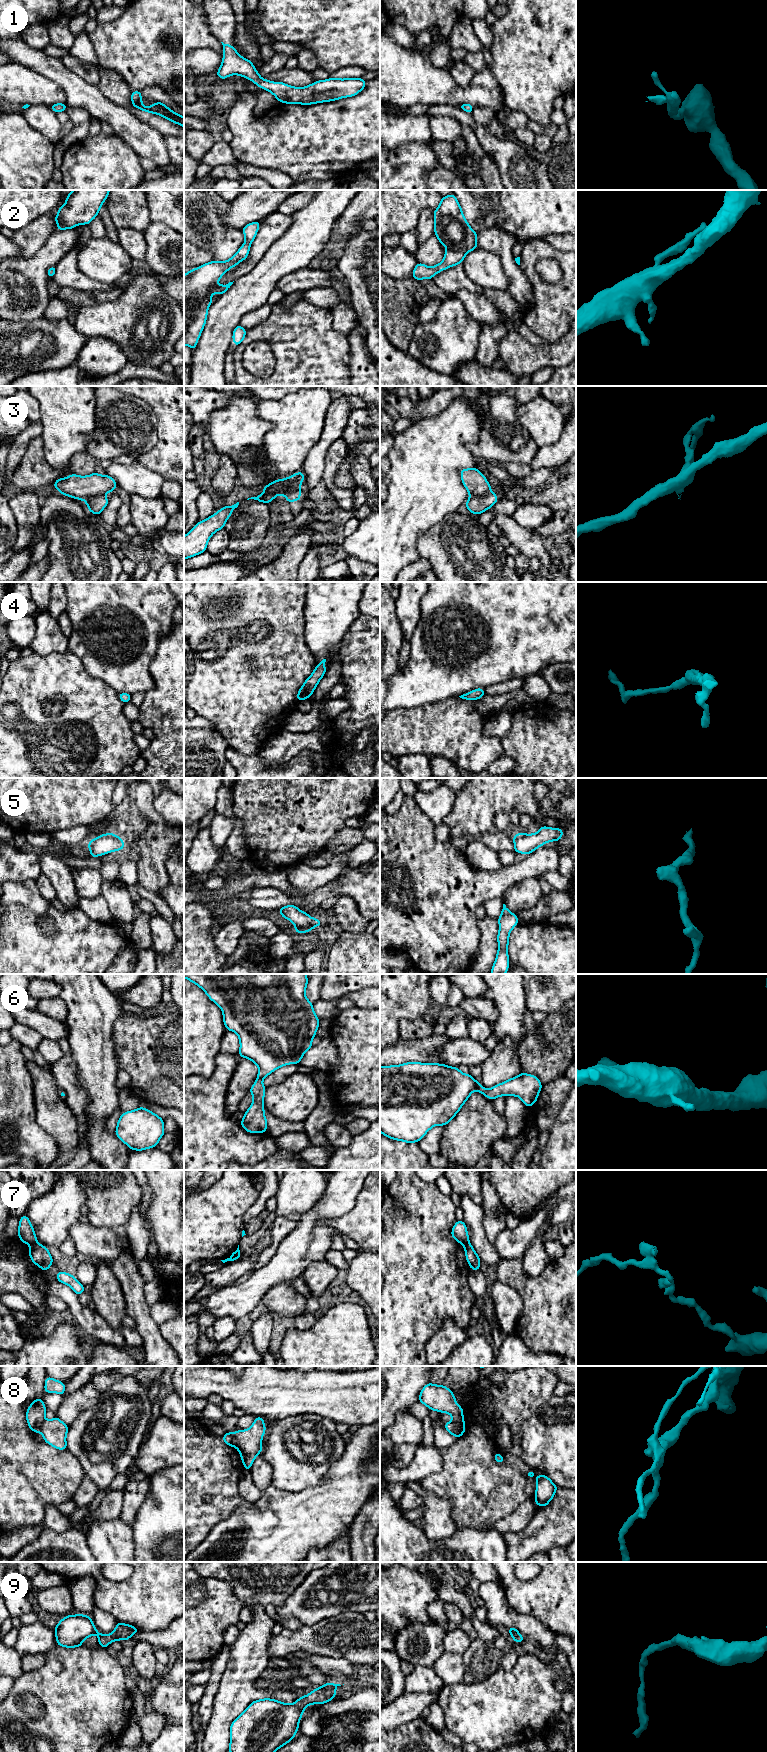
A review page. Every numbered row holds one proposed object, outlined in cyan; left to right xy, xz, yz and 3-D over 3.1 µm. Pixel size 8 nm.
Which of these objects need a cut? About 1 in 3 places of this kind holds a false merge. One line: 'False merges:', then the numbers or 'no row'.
False merges: 3, 7, 8

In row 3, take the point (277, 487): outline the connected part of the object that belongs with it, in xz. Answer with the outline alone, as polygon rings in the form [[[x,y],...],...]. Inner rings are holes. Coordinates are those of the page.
[[[289,477],[275,480],[268,484],[267,486],[262,487],[262,489],[265,491],[263,494],[258,495],[256,497],[248,498],[247,500],[254,499],[259,502],[269,504],[276,496],[280,494],[285,496],[286,493],[288,492],[289,484],[290,484]]]

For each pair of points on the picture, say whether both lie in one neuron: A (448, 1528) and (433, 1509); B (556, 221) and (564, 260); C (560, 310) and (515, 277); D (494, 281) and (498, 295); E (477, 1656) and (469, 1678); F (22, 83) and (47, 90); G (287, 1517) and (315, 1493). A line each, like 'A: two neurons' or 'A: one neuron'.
A: one neuron
B: two neurons
C: two neurons
D: two neurons
E: one neuron
F: one neuron
G: one neuron

